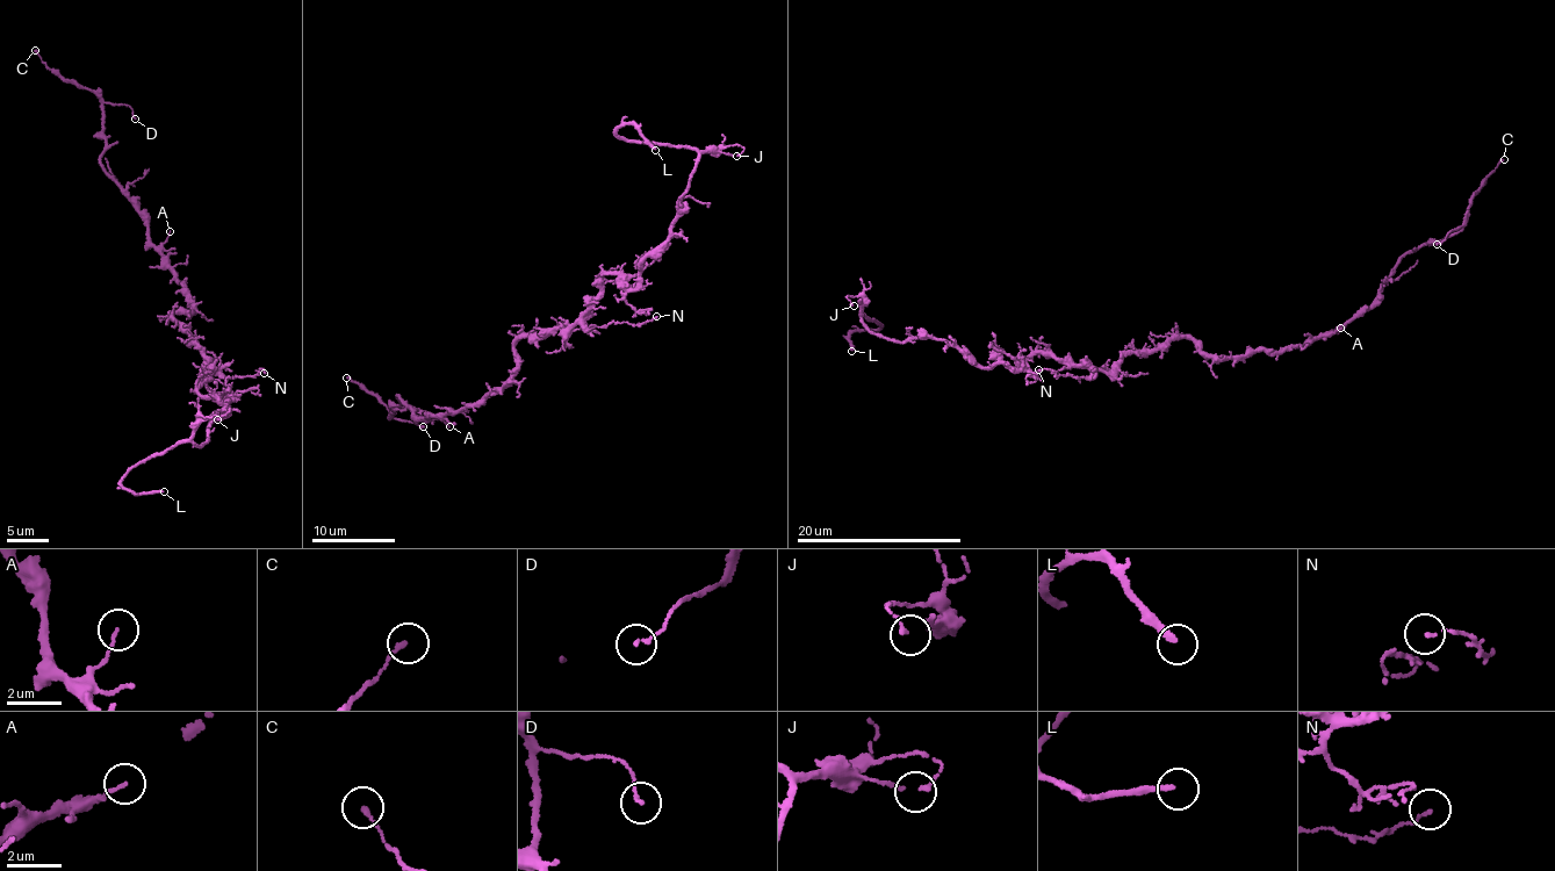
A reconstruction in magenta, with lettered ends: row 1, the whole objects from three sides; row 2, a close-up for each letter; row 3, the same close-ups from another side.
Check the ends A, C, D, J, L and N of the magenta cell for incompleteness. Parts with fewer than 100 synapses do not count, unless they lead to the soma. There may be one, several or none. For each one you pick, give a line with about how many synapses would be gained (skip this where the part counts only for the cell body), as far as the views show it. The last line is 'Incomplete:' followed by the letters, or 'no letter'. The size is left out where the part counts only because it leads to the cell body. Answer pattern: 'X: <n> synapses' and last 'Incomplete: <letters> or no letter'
Incomplete: L

